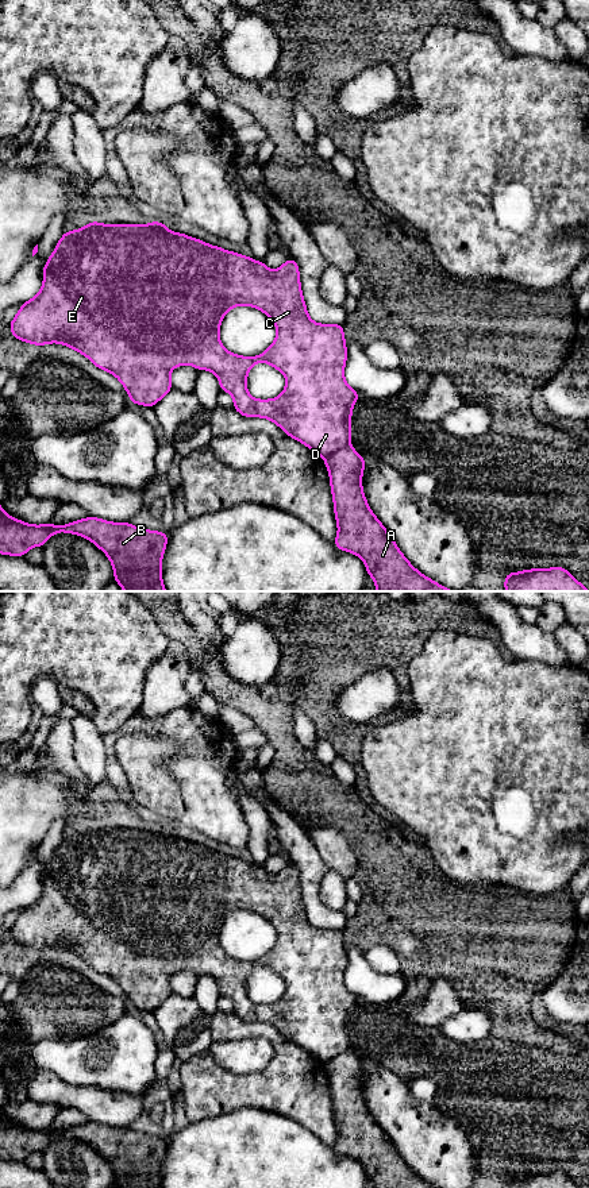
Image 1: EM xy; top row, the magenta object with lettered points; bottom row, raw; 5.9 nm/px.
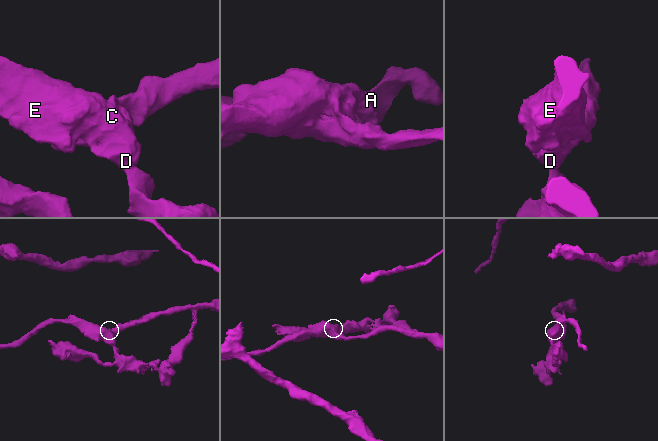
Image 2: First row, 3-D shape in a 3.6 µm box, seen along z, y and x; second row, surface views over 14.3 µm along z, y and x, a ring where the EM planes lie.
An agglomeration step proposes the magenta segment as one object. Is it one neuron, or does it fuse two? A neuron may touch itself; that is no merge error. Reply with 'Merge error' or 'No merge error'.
Merge error

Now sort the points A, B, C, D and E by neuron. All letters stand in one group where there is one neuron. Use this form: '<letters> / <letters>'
A B / C D E

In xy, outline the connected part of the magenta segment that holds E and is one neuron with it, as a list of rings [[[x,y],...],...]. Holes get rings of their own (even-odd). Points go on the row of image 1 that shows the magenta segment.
[[[91,221],[86,227],[81,227],[76,231],[69,231],[62,235],[57,243],[54,252],[49,256],[43,267],[43,284],[41,292],[31,300],[24,302],[12,323],[8,325],[12,335],[20,342],[32,343],[36,347],[59,343],[68,346],[84,356],[86,356],[96,367],[113,374],[124,386],[132,404],[143,406],[154,406],[161,398],[163,398],[172,390],[170,371],[181,364],[190,364],[197,370],[208,370],[213,373],[220,383],[220,389],[230,393],[234,398],[234,409],[245,417],[263,417],[276,423],[286,435],[294,440],[304,443],[312,452],[322,458],[327,458],[331,454],[350,446],[351,443],[351,412],[354,404],[361,396],[351,389],[344,381],[344,364],[347,360],[346,340],[342,324],[317,324],[311,320],[307,312],[304,297],[301,293],[301,284],[299,275],[299,265],[289,258],[277,270],[269,270],[265,262],[257,262],[251,256],[245,256],[238,252],[227,251],[224,248],[207,244],[205,242],[190,238],[180,232],[172,232],[163,223],[151,221],[146,225],[138,224],[101,224],[99,221]],[[238,305],[249,305],[257,308],[267,315],[277,328],[276,340],[272,346],[257,356],[240,356],[232,354],[224,348],[219,339],[219,328],[224,315]],[[255,363],[267,363],[281,371],[286,379],[284,392],[272,400],[257,400],[251,397],[246,387],[246,379],[250,369]]]

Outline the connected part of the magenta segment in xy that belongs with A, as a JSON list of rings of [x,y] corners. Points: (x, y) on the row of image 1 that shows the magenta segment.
[[[347,446],[324,463],[338,524],[334,544],[363,560],[377,591],[454,591],[417,571],[369,508],[362,490],[366,459]]]

